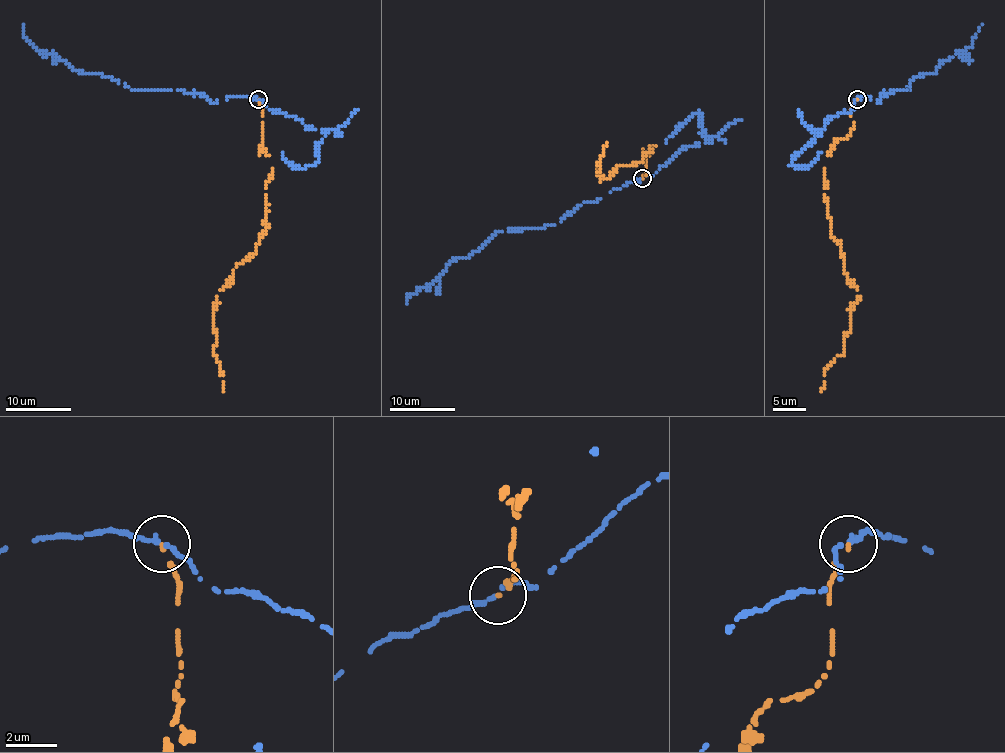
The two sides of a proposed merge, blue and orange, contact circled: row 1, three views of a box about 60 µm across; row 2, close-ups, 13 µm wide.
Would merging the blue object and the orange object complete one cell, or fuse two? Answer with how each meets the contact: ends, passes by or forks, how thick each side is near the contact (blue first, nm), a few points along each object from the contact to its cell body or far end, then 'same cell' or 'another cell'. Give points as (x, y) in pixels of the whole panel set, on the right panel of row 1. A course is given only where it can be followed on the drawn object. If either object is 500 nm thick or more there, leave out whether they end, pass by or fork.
blue passes by; orange ends; calibres 200 and 100 nm; course blue (856, 99), (881, 102), (881, 94), (907, 90), (910, 79), (935, 72), (945, 59), (963, 53), (981, 23); course orange (856, 99), (853, 128), (830, 149), (823, 177), (832, 233), (858, 296), (845, 351), (823, 371), (820, 391); another cell

